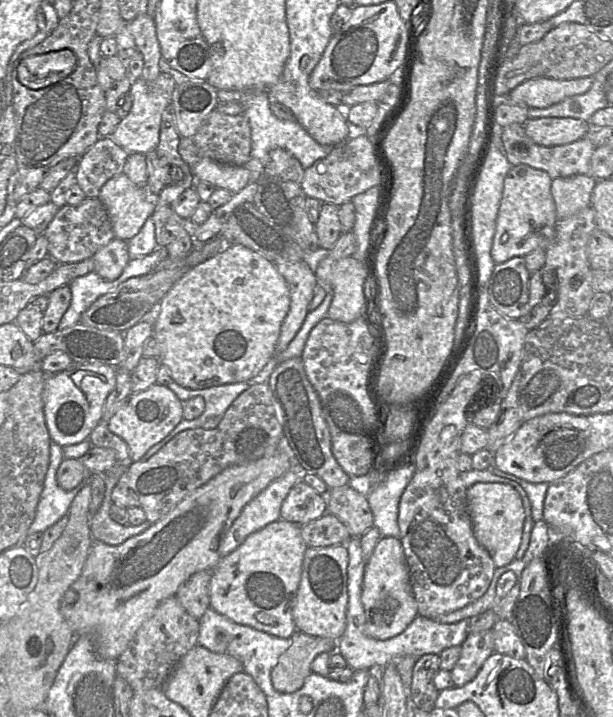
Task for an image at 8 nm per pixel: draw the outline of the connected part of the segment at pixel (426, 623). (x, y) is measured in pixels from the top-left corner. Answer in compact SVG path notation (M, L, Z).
M351 537L346 542L349 555L347 567L348 604L346 610L346 628L338 640L336 651L345 659L347 666L354 671L368 670L373 665L386 666L392 660L401 656L421 657L426 654L439 655L451 646L461 646L468 635L468 621L464 619L453 624L443 624L435 619L418 615L399 635L387 640L376 640L364 633L365 612L361 602L361 593L366 562L364 560L359 537Z

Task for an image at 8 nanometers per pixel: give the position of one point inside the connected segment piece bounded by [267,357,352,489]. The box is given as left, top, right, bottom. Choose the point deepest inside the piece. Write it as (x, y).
(297, 403)

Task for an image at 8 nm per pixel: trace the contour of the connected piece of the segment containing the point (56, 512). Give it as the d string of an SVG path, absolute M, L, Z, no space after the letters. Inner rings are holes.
M51 440L49 466L45 475L35 518L29 527L28 534L35 532L43 533L48 527L64 515L67 515L76 494L88 484L86 480L83 480L71 490L65 490L58 485L56 473L63 458L65 458L63 447Z

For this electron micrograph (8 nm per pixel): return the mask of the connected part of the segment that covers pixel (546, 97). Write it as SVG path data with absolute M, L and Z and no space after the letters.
M592 76L567 80L534 78L518 85L506 98L529 108L547 108L567 97L586 93L593 82Z

